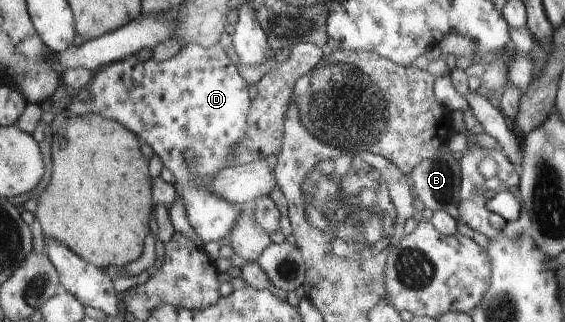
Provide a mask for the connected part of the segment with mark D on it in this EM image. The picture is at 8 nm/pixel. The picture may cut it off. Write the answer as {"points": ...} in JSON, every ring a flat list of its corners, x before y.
{"points":[[220,43,212,48,188,44,182,45,182,49,175,56,165,61,159,62,153,58,140,61,136,56,132,56,108,64,94,73,88,85,91,95,89,100,73,99,68,108,81,116,92,112,121,121,126,129,138,134,142,141,152,147,173,175,172,183,177,197,182,199,188,221,204,245,209,241,220,242,222,237,226,237,236,227,244,211,241,206,220,197,208,185,212,185,220,171,233,165,233,151,244,136,249,109,252,107,248,87,250,85,240,77,236,65,224,55]]}

